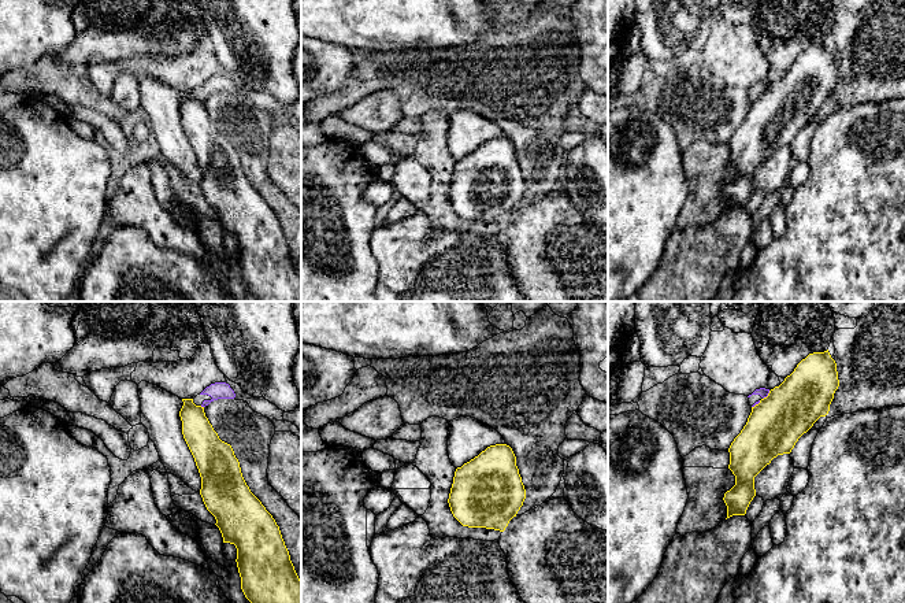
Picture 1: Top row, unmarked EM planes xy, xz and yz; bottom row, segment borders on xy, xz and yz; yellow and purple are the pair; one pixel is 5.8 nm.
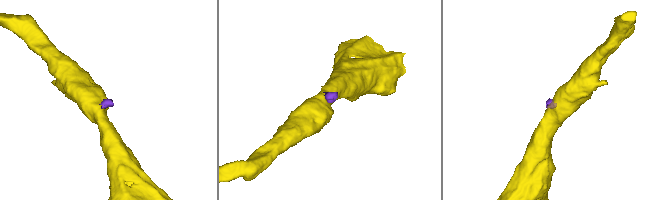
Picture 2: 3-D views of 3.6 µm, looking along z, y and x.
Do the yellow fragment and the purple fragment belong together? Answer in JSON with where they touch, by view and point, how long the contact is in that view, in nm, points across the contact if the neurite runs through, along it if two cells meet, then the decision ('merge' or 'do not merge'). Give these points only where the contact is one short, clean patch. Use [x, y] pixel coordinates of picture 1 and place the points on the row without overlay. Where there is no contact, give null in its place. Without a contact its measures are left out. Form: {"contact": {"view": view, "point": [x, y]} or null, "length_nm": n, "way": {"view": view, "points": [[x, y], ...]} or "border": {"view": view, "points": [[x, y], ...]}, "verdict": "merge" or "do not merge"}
{"contact": {"view": "yz", "point": [768, 88]}, "length_nm": 70, "border": {"view": "yz", "points": [[770, 84], [763, 92]]}, "verdict": "do not merge"}

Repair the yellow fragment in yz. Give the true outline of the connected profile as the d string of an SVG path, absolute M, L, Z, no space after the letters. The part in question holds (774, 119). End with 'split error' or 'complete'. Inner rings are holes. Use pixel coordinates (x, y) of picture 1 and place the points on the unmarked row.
M828 42L813 45L802 52L779 79L771 82L767 90L752 100L746 118L728 141L728 162L735 169L735 178L723 190L727 199L727 211L746 207L750 195L756 189L754 170L778 148L790 147L798 132L820 110L828 107L838 79L837 56Z | complete

